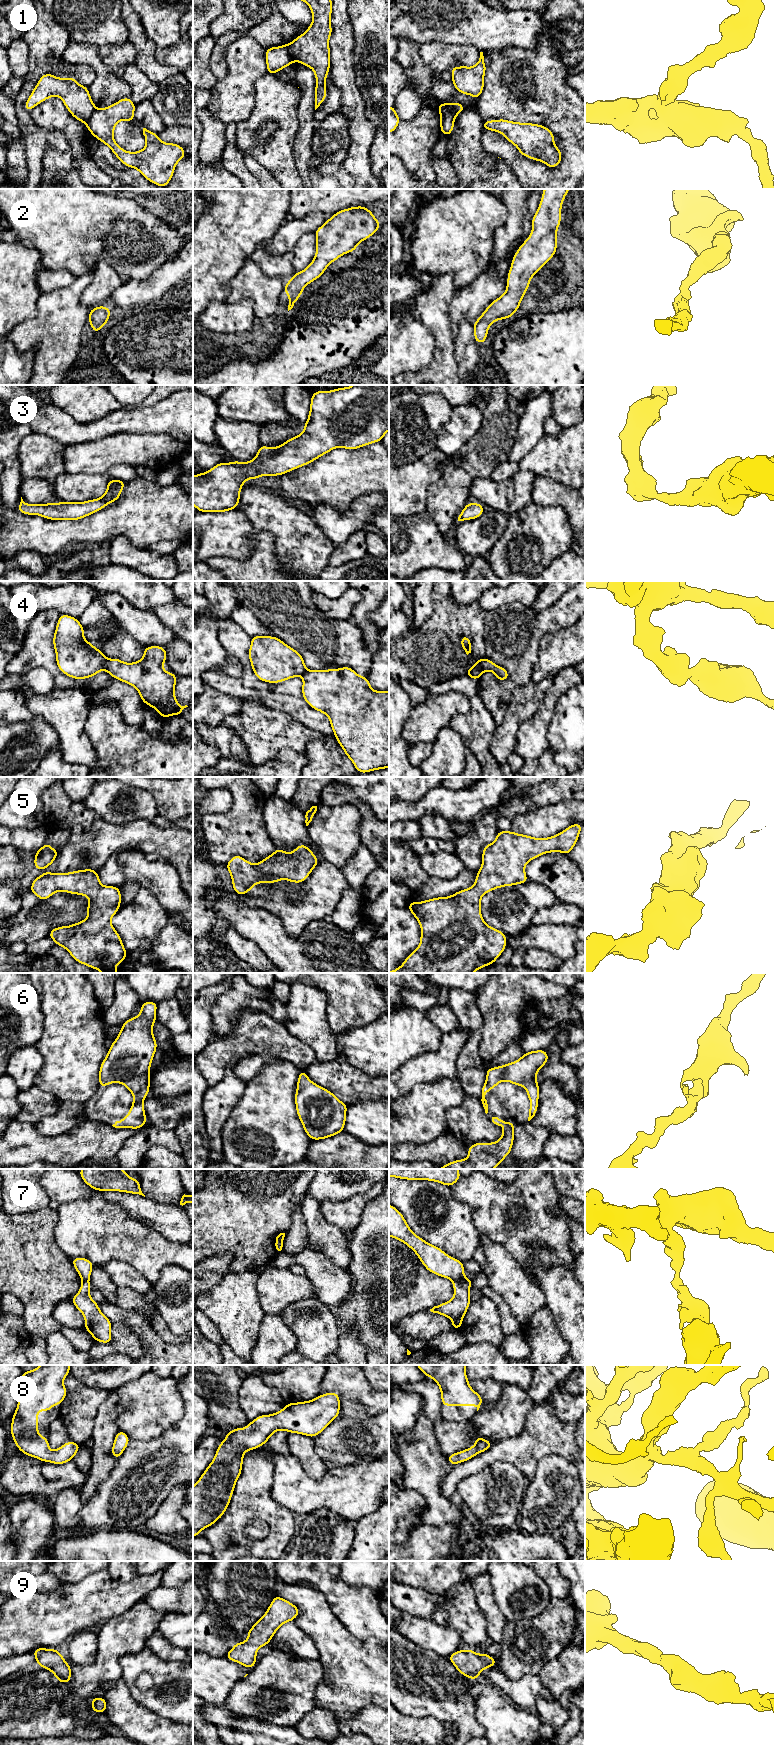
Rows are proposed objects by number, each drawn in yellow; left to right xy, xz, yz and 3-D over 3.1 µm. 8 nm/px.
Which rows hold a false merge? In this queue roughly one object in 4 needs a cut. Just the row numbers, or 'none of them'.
1, 4, 7

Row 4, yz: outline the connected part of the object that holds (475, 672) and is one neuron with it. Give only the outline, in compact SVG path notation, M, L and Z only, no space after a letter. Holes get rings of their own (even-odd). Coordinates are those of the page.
M479 658L471 668L467 668L466 675L469 676L471 679L479 680L483 673L482 661L483 661L483 658Z

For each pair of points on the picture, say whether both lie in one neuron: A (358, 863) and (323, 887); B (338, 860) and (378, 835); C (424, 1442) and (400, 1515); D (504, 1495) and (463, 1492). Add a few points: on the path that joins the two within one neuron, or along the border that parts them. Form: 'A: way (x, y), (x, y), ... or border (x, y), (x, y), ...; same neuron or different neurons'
A: border (340, 870), (350, 886); different neurons
B: border (362, 819), (357, 830), (361, 843); different neurons
C: border (403, 1486), (416, 1491), (423, 1498), (426, 1505); different neurons
D: way (494, 1494), (473, 1492); same neuron

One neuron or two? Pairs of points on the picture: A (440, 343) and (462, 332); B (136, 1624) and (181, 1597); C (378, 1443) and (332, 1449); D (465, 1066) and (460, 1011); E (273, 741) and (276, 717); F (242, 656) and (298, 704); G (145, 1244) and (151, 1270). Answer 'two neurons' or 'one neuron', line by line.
A: two neurons
B: two neurons
C: one neuron
D: one neuron
E: one neuron
F: one neuron
G: one neuron

